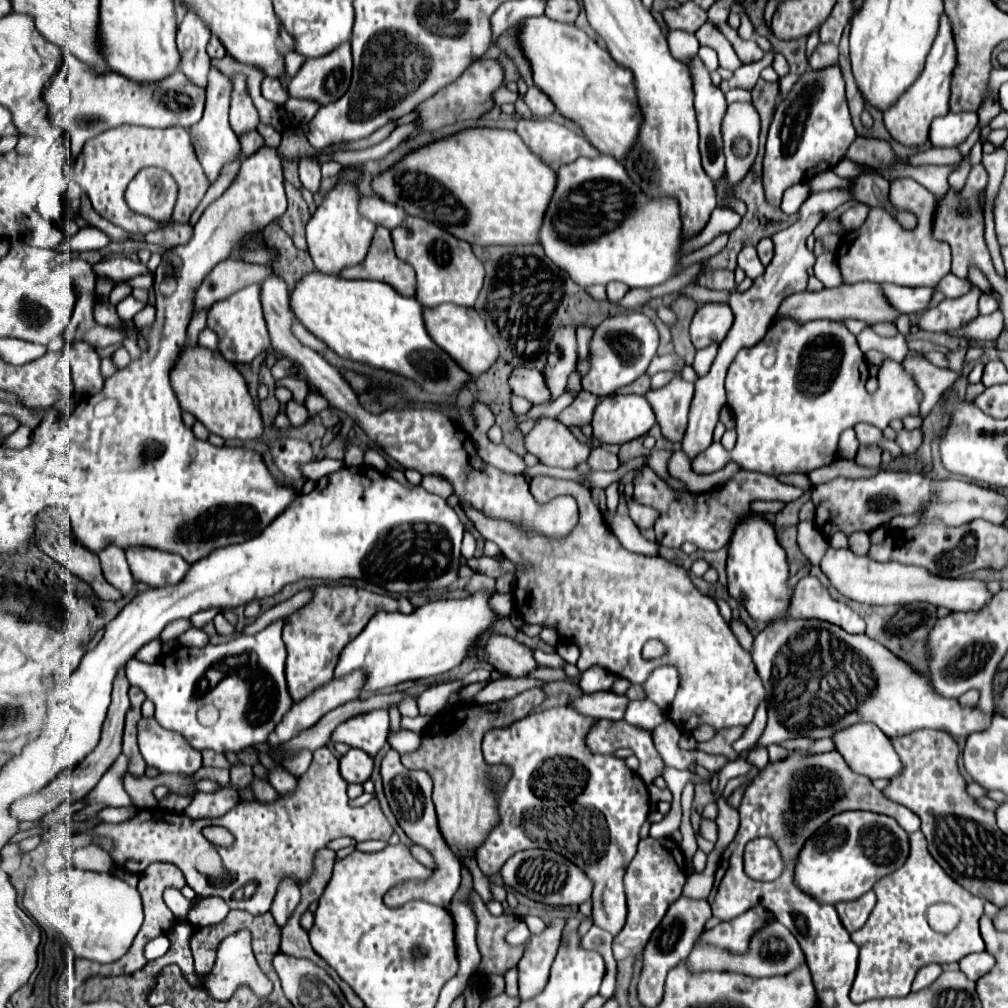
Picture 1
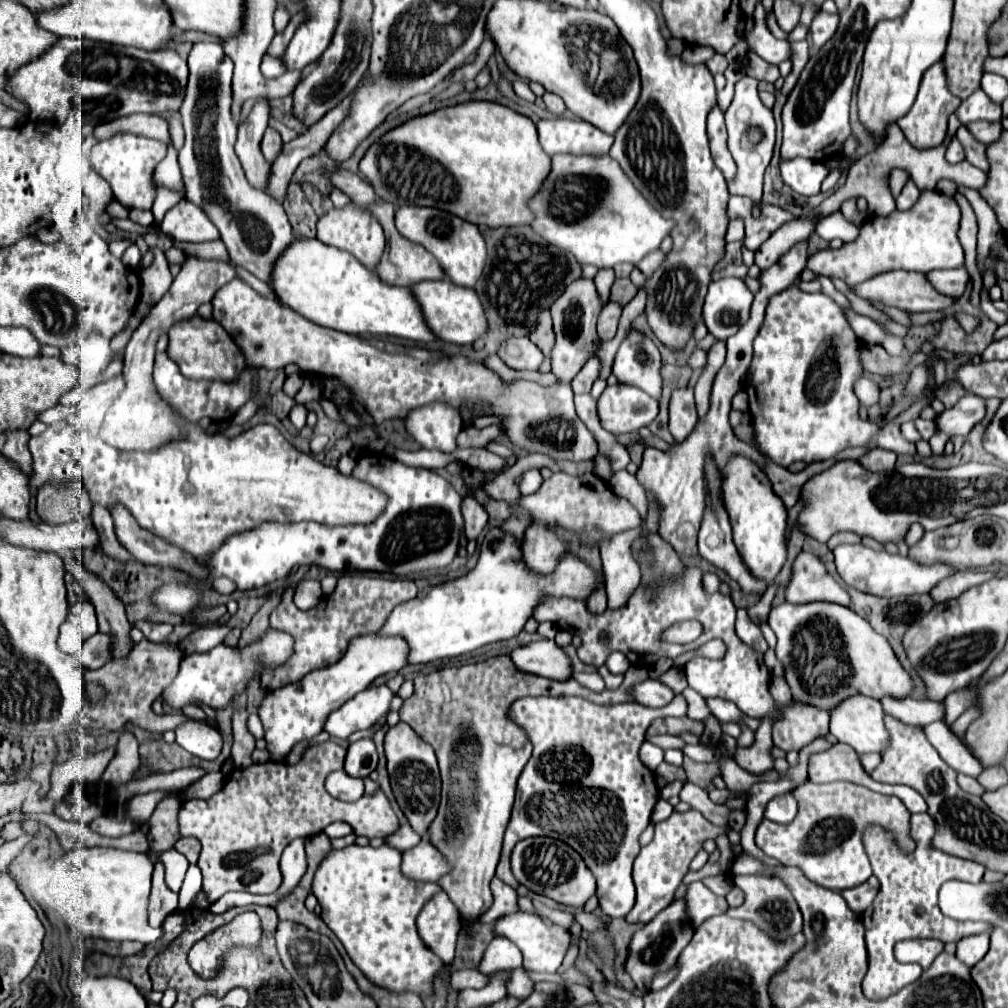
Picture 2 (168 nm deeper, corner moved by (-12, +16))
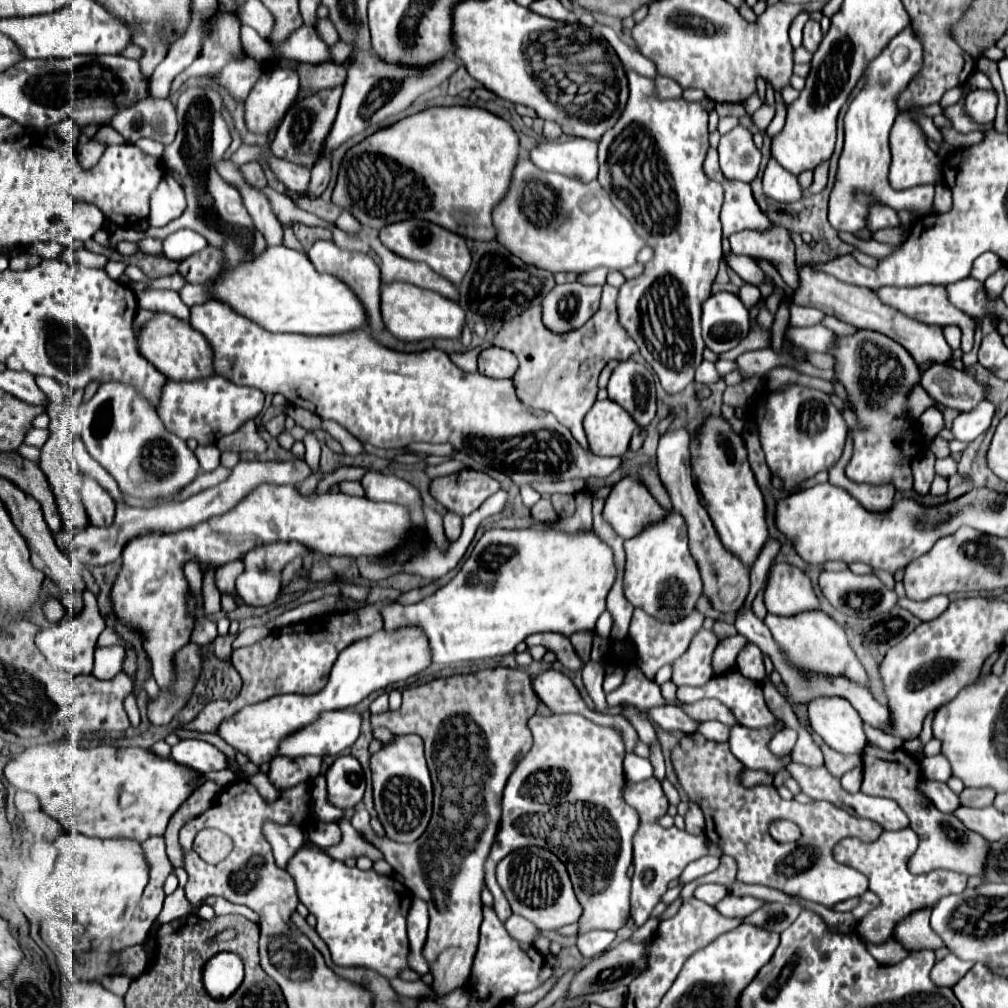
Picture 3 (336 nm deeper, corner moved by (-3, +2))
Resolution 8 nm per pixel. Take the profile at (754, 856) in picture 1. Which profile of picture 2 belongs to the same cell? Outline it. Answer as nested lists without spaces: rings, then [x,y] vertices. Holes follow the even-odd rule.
[[[804,782],[802,786],[794,788],[790,792],[796,802],[798,802],[798,816],[796,822],[790,824],[774,824],[766,818],[762,818],[762,822],[756,828],[756,846],[764,850],[764,854],[774,856],[776,860],[780,860],[784,866],[796,866],[804,872],[804,876],[824,888],[830,890],[846,890],[852,886],[858,886],[862,882],[866,882],[872,876],[872,868],[870,868],[870,860],[864,852],[862,846],[862,832],[866,824],[880,824],[888,830],[892,830],[896,834],[898,840],[902,840],[902,846],[912,850],[914,844],[910,840],[908,828],[910,828],[910,812],[906,810],[906,806],[896,798],[896,796],[884,796],[884,794],[876,794],[864,786],[856,786],[850,782],[832,782],[832,784],[812,784],[812,782]]]

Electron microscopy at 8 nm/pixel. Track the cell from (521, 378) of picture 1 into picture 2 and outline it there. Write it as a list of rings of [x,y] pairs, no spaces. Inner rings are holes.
[[[526,336],[504,340],[498,348],[498,356],[512,370],[538,370],[544,358]]]

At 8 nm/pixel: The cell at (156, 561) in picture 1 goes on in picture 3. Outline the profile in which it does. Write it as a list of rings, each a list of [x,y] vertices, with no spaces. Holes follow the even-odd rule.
[[[85,478],[81,494],[83,494],[83,504],[85,504],[91,524],[99,526],[99,528],[111,526],[111,522],[115,518],[115,502],[107,494],[107,490],[103,490],[95,480]]]

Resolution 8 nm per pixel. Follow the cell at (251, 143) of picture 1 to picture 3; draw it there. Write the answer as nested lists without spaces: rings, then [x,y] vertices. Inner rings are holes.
[[[257,160],[253,162],[247,162],[241,166],[241,172],[245,176],[245,180],[257,188],[265,188],[267,186],[267,178],[265,178],[265,172],[261,168],[261,164]]]

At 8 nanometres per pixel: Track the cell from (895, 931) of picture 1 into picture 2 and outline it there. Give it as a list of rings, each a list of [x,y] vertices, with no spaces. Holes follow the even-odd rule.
[[[912,814],[910,816],[910,838],[914,840],[914,852],[904,852],[894,834],[882,826],[868,826],[862,834],[862,842],[866,854],[870,858],[874,876],[880,880],[880,892],[870,908],[862,914],[862,924],[866,928],[866,948],[870,958],[868,974],[862,980],[864,996],[870,1000],[880,1000],[892,996],[906,984],[912,984],[920,978],[920,964],[900,964],[894,960],[894,944],[908,938],[936,938],[942,942],[956,942],[970,934],[980,934],[990,930],[980,922],[956,922],[942,912],[938,912],[938,890],[946,880],[968,880],[980,882],[984,874],[984,866],[978,862],[968,862],[964,858],[948,856],[944,852],[936,852],[930,848],[930,840],[934,836],[934,820],[928,814]]]

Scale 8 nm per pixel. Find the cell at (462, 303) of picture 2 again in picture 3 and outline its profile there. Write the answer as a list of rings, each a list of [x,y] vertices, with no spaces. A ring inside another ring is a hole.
[[[393,282],[381,288],[381,316],[385,328],[403,342],[419,342],[427,338],[457,340],[461,338],[465,326],[465,312],[455,300],[443,298],[433,290],[409,286],[405,282]]]

